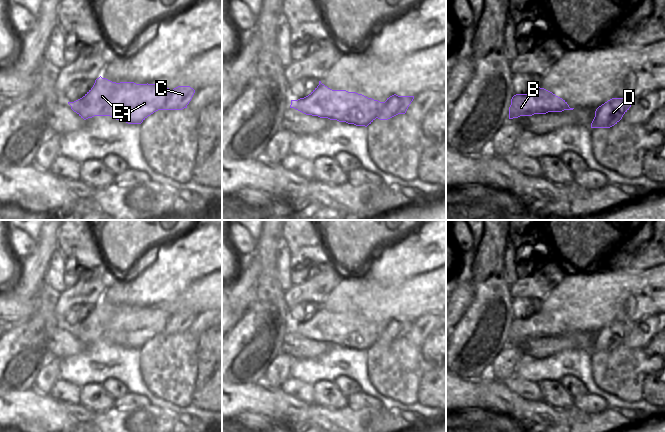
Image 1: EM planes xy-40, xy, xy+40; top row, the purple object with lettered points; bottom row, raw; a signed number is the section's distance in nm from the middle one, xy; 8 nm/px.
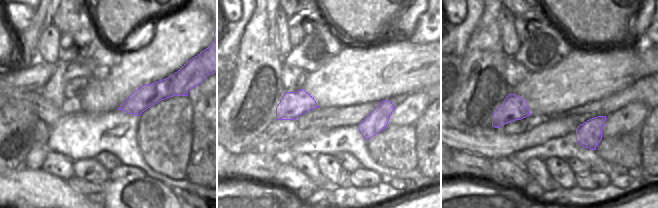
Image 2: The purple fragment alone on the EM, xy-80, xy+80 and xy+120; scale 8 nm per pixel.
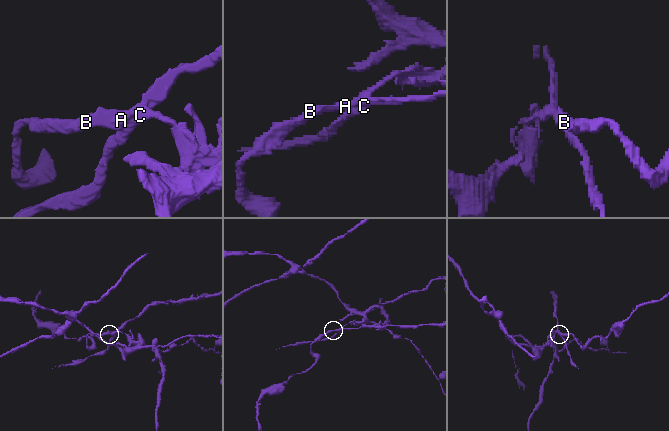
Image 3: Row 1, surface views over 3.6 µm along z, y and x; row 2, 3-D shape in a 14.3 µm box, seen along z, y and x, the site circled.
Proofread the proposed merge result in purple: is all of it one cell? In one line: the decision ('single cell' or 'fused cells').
fused cells

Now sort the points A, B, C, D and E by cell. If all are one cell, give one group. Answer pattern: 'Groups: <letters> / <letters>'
Groups: A B E / C D.

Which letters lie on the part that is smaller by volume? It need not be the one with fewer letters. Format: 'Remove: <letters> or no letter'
Remove: C, D.

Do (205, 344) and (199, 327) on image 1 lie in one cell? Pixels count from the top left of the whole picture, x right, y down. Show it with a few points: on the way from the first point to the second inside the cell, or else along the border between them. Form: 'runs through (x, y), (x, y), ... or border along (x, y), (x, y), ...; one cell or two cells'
border along (211, 326), (206, 328), (197, 340); two cells

